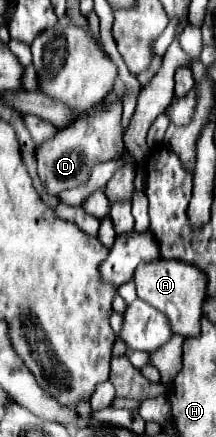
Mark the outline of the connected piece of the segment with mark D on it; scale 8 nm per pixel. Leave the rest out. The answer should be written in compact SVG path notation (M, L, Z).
M112 87L106 97L112 99L112 103L108 103L108 111L96 111L96 115L88 115L88 119L72 123L72 127L58 131L52 139L36 147L38 175L50 195L58 195L64 189L84 185L88 181L88 171L92 171L96 163L104 163L126 153L122 139L124 137L122 103L116 103L116 87Z

